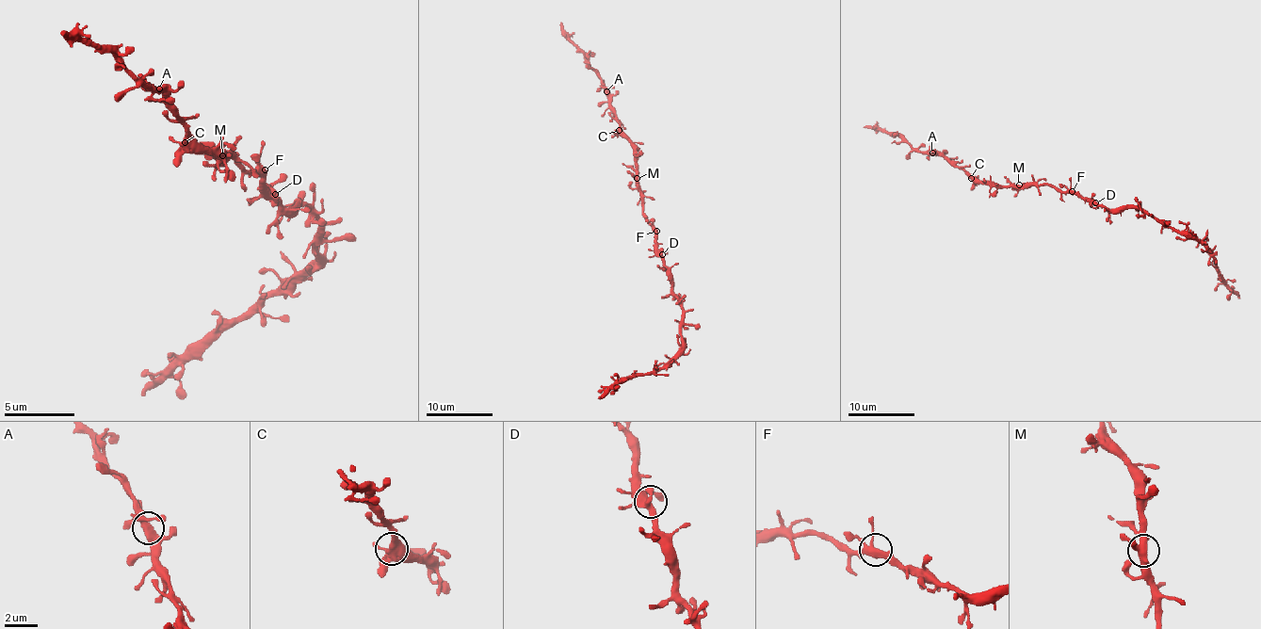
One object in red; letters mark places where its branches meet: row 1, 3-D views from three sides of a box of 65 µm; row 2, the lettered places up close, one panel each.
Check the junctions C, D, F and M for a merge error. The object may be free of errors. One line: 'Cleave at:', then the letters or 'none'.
Cleave at: none

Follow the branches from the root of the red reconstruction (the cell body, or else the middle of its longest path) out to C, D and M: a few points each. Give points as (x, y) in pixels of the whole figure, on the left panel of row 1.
C: (262, 176), (250, 172), (234, 155), (222, 158), (205, 152), (194, 152), (184, 141)
D: (262, 176), (275, 194)
M: (262, 176), (250, 172), (234, 155), (226, 158), (222, 155)

